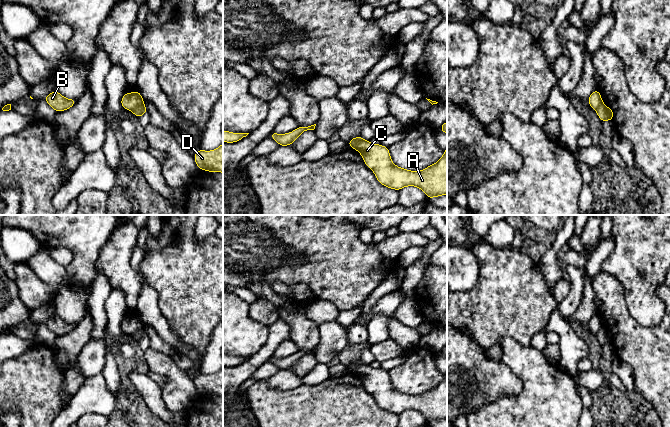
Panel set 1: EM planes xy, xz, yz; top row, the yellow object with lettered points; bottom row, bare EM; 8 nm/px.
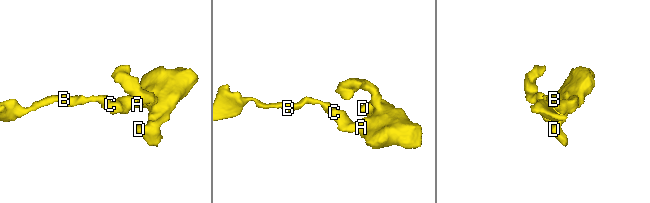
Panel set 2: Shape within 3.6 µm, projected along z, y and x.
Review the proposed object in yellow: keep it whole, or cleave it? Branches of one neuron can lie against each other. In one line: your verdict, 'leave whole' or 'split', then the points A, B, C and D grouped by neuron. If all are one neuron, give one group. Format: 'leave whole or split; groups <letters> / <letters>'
split; groups A C D / B

